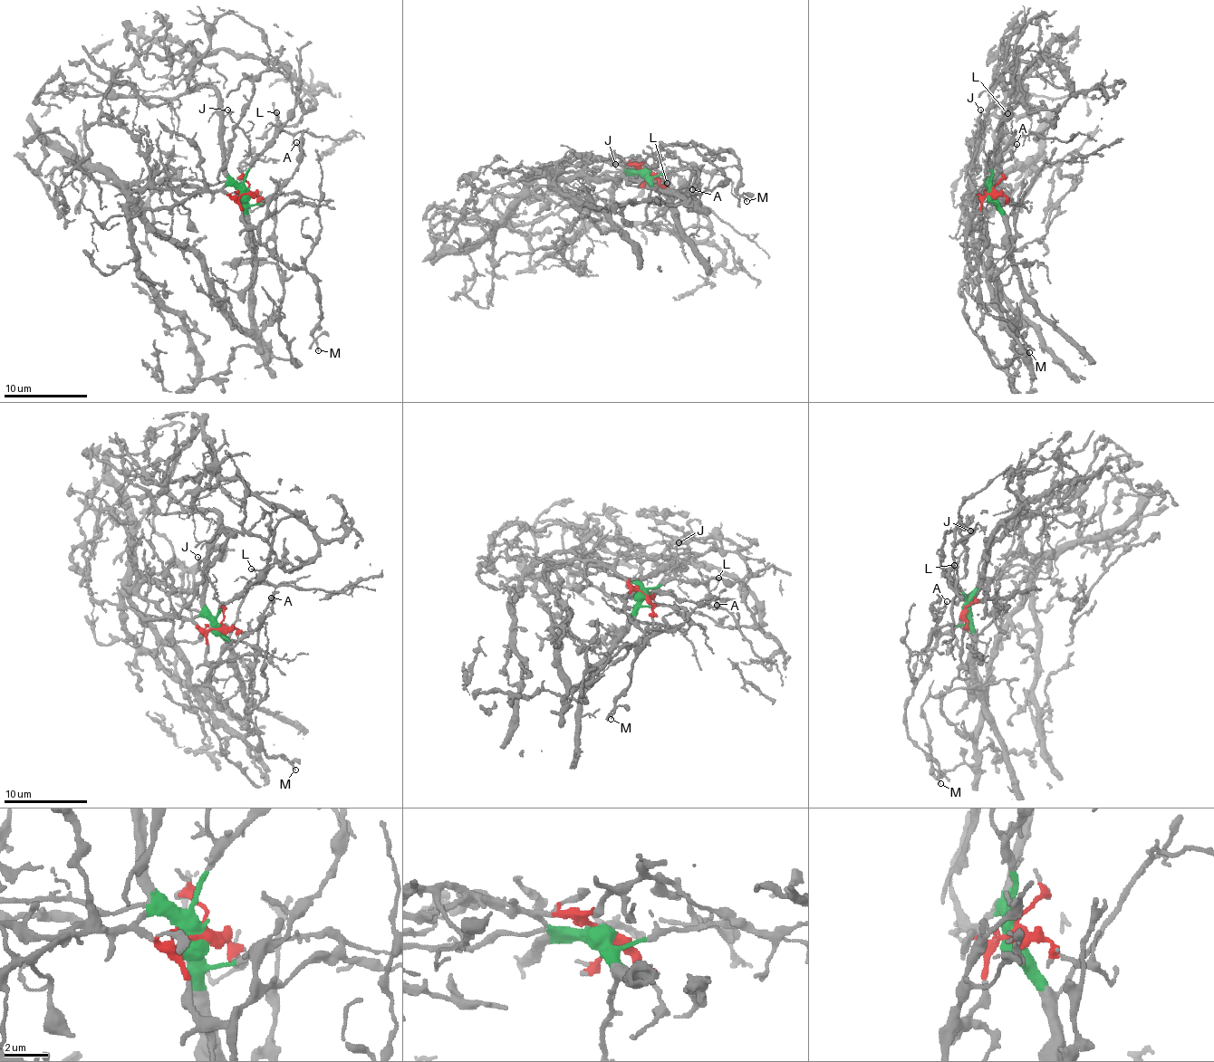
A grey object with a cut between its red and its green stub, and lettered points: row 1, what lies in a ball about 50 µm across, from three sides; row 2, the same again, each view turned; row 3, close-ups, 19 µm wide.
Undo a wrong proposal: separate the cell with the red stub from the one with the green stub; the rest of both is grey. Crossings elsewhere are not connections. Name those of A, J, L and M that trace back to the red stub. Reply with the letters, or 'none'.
A, M

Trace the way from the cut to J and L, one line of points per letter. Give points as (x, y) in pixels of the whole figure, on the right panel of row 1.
J: (991, 193), (987, 155), (983, 148), (980, 109)
L: (991, 193), (989, 164), (995, 143), (1011, 129), (1006, 113)

